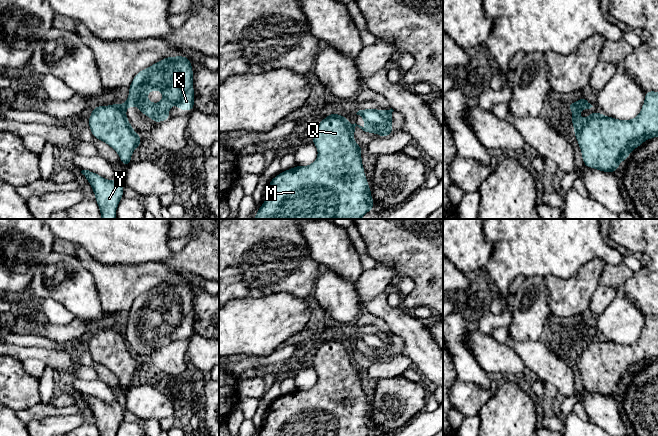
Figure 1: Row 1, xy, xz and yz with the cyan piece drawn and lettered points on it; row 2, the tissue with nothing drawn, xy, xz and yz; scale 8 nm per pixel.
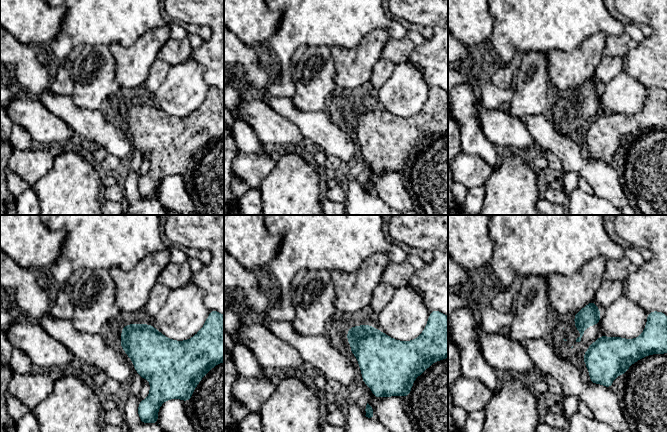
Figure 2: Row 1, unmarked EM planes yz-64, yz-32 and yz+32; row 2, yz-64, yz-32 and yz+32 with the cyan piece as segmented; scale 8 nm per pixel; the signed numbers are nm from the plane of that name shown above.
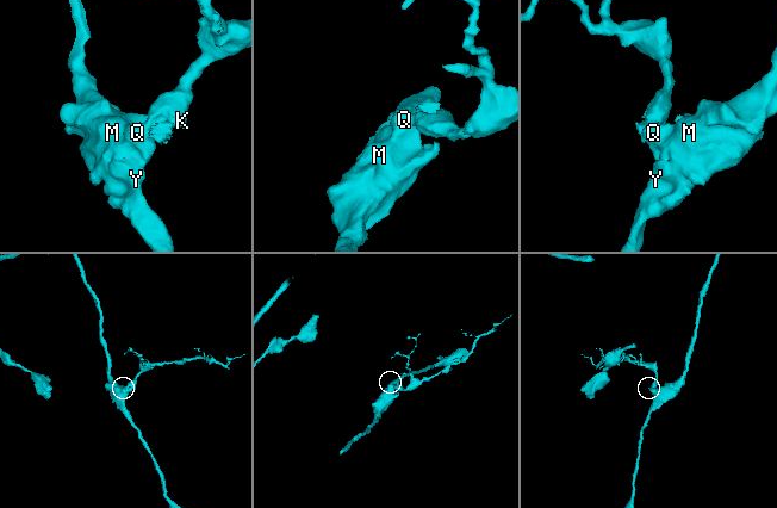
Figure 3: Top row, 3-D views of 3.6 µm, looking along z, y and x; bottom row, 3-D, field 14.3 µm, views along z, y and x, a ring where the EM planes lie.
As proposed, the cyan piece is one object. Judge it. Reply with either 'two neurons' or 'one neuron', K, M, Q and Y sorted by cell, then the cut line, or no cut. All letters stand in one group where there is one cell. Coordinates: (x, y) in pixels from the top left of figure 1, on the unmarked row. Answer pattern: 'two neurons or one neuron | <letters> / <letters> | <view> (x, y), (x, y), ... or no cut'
two neurons | K / M Q Y | xz (349, 348), (352, 360)

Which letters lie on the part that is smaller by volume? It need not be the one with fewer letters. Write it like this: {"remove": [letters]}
{"remove": ["K"]}

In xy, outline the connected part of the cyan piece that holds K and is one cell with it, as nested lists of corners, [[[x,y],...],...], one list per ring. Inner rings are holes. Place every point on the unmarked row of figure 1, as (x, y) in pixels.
[[[185,280],[166,281],[139,295],[129,310],[128,322],[122,330],[124,336],[130,330],[136,330],[143,339],[150,341],[156,347],[170,342],[169,334],[174,328],[178,329],[178,334],[191,336],[194,333],[193,293],[190,283]],[[153,314],[158,314],[163,318],[163,323],[159,327],[148,324],[147,318]]]

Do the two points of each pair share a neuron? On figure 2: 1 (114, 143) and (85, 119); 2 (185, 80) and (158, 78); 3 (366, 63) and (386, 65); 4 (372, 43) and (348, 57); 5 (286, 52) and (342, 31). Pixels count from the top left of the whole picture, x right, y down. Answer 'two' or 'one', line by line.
1: one
2: two
3: two
4: one
5: one

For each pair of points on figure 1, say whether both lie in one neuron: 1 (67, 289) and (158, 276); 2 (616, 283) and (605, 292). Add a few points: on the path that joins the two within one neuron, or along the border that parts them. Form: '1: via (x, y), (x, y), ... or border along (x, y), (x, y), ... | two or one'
1: border along (81, 265), (90, 273), (102, 307) | two
2: border along (599, 284), (611, 286), (616, 290) | two

